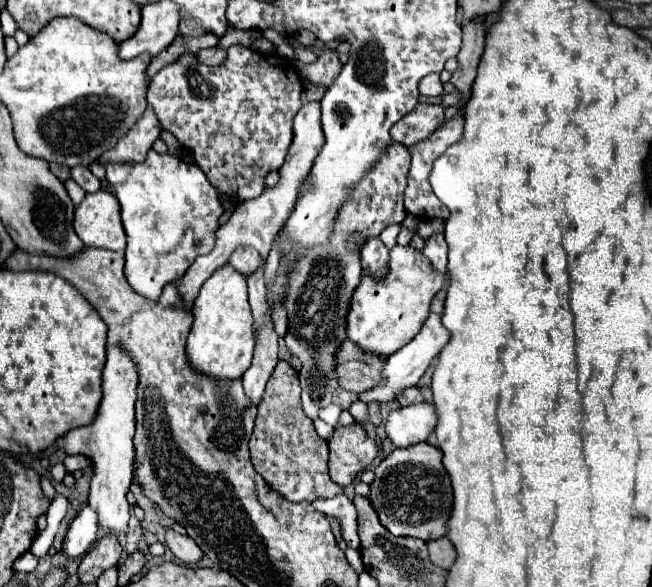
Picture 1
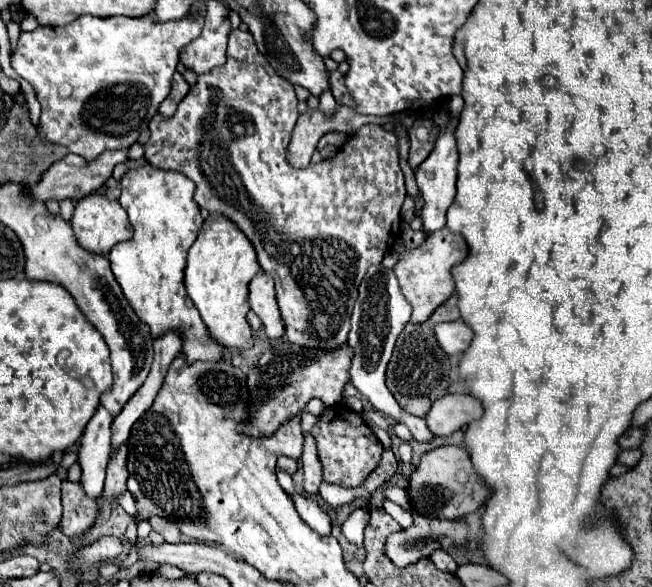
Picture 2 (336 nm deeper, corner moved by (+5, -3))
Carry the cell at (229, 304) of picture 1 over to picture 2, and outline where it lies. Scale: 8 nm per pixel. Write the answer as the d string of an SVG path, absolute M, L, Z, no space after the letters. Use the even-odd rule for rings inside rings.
M208 217L198 233L198 239L188 251L186 265L186 291L196 309L200 311L202 321L210 337L228 351L252 349L252 327L246 319L248 305L248 283L260 271L256 261L256 251L248 237L244 237L232 221L226 217Z

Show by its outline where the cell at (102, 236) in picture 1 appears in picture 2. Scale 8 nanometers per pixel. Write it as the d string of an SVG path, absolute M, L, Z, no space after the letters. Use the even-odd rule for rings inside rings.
M92 193L92 195L80 199L76 203L76 209L74 209L74 215L70 219L70 225L74 229L76 241L84 249L88 249L90 253L98 253L98 255L108 255L116 243L128 241L128 237L132 237L130 221L128 221L128 215L122 209L122 205L118 201L110 201L102 193Z

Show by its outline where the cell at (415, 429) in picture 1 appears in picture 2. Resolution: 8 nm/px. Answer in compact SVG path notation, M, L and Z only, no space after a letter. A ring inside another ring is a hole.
M444 395L432 403L426 419L428 429L436 437L448 437L454 431L466 427L470 421L478 419L482 405L472 395Z

